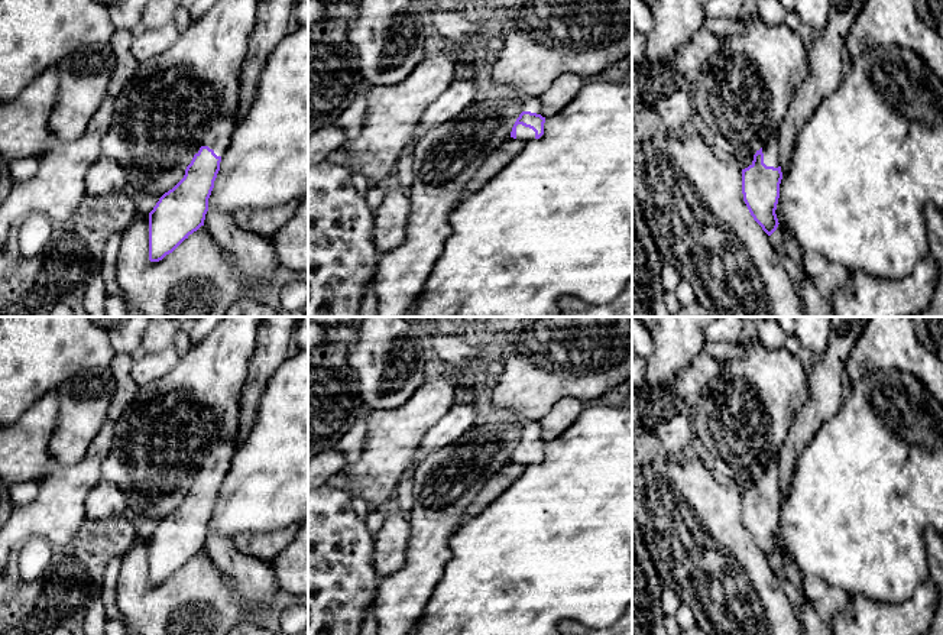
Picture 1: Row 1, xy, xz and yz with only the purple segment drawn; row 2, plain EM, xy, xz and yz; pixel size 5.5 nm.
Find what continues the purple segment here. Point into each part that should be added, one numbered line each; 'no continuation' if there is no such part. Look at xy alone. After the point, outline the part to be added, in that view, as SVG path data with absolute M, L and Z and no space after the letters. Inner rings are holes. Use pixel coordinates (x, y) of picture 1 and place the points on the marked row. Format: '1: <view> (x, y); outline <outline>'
1: xy (219, 135); outline M237 107L229 113L218 114L213 122L210 122L195 153L198 153L201 146L208 146L217 156L223 156L226 153L234 133L236 111Z

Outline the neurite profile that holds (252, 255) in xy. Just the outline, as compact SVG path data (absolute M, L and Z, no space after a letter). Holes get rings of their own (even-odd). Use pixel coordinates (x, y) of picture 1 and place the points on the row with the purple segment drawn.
M208 210L204 226L208 229L214 240L221 246L223 252L230 257L231 266L242 279L249 281L253 285L268 284L273 278L275 268L278 265L272 239L242 229L236 223L234 214L236 213Z

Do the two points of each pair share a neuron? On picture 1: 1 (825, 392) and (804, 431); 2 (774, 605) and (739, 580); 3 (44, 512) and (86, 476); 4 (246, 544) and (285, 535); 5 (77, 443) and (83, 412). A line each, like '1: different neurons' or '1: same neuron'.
1: same neuron
2: same neuron
3: same neuron
4: same neuron
5: same neuron

